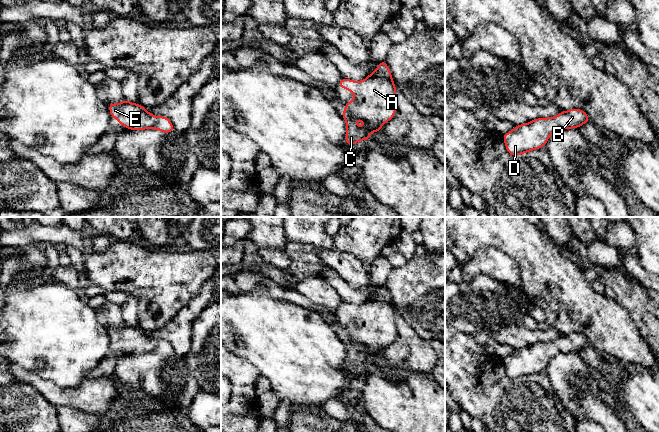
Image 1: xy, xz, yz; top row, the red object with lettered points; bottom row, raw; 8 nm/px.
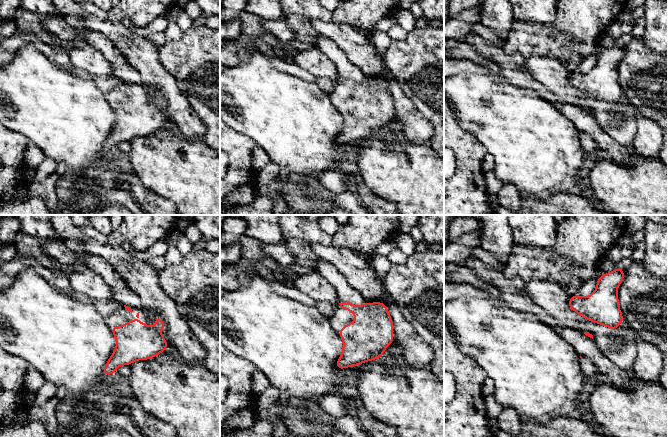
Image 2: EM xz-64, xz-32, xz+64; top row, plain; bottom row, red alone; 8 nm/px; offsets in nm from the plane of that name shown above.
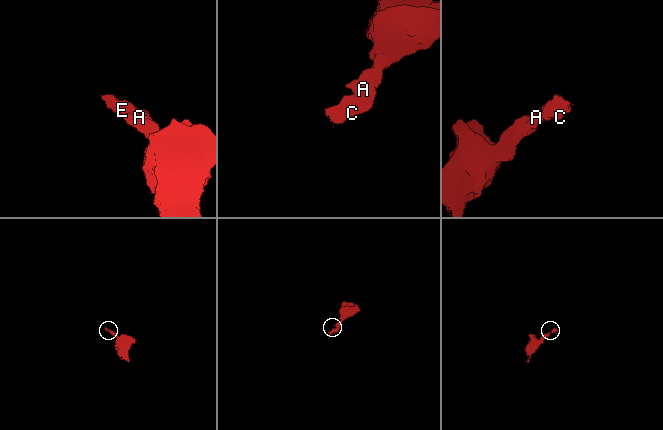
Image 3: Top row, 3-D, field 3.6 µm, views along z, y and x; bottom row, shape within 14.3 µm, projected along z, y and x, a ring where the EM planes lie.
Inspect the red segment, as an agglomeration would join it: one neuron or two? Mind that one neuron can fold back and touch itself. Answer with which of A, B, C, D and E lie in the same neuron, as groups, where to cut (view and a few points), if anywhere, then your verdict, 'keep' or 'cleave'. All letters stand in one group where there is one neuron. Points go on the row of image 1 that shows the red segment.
A B C D E; no cut; keep

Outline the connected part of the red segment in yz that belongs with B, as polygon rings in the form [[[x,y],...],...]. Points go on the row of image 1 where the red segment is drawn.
[[[578,108],[561,111],[556,117],[536,118],[528,123],[517,125],[502,137],[507,152],[519,156],[531,150],[544,147],[549,137],[562,128],[579,128],[590,121],[587,113]]]

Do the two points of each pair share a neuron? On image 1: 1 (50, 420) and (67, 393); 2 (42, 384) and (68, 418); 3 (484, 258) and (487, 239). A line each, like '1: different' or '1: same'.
1: different
2: different
3: different

